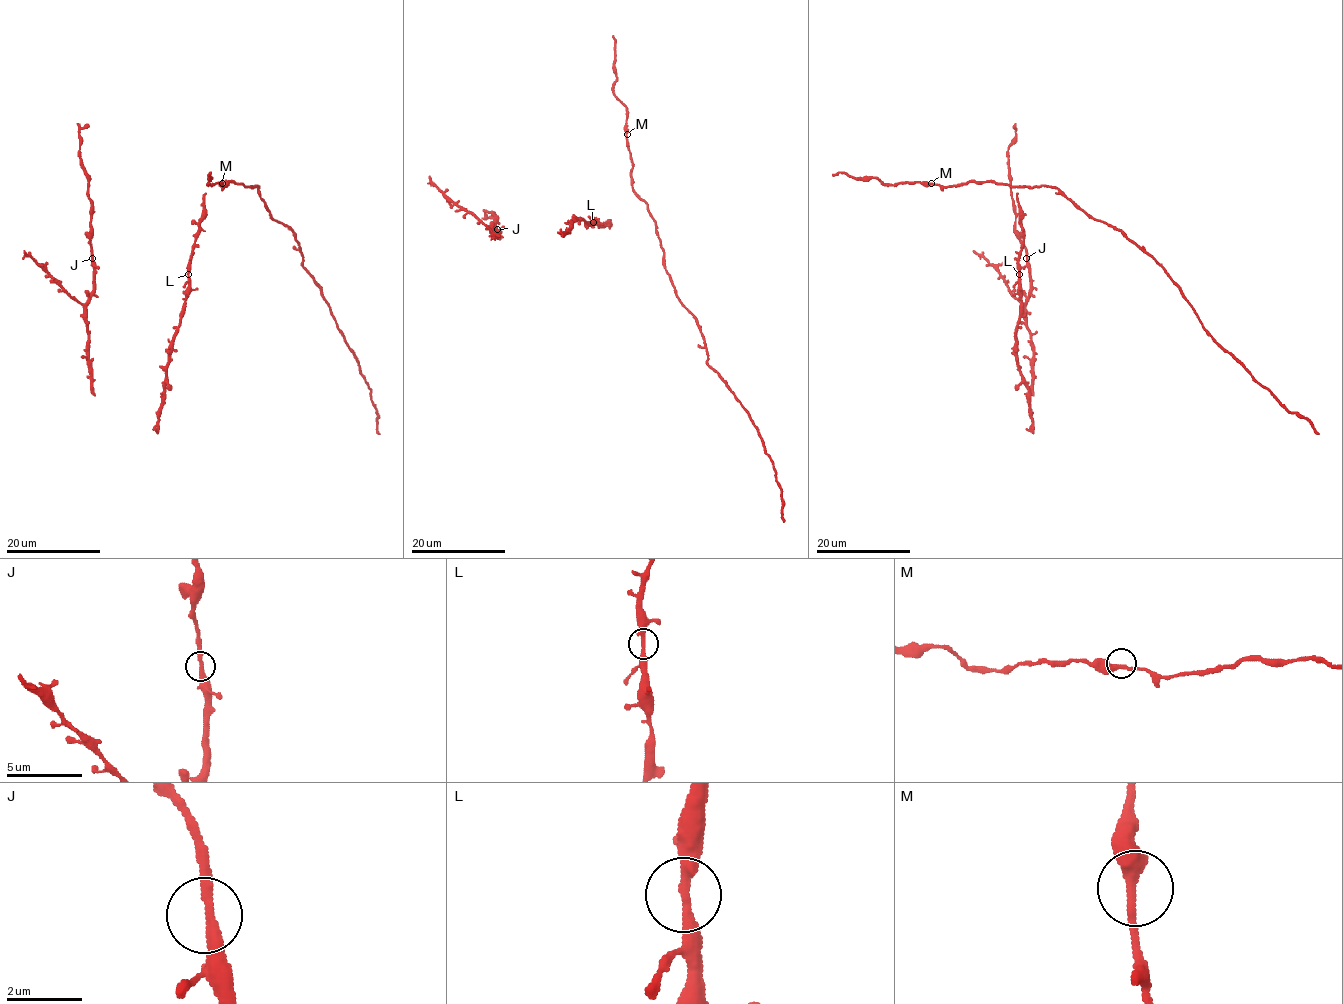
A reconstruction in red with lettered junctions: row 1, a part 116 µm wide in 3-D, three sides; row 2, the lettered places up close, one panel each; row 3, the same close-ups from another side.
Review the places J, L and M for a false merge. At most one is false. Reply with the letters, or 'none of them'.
none of them

